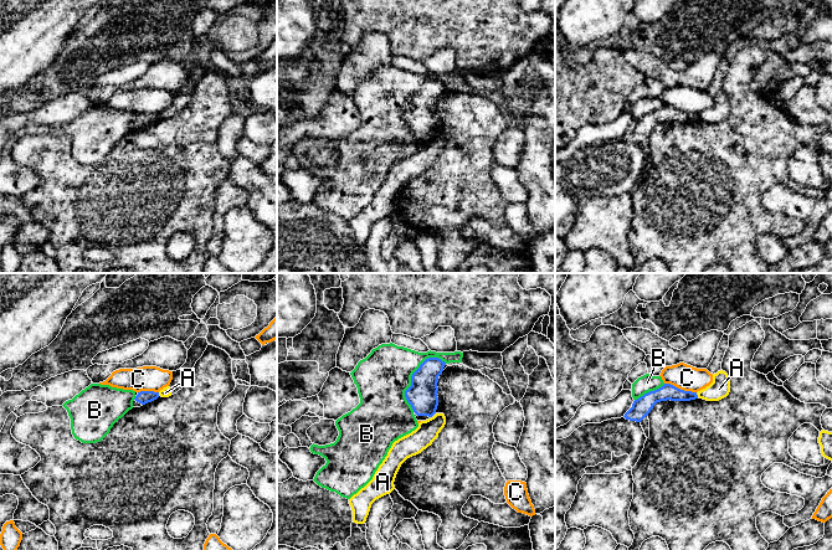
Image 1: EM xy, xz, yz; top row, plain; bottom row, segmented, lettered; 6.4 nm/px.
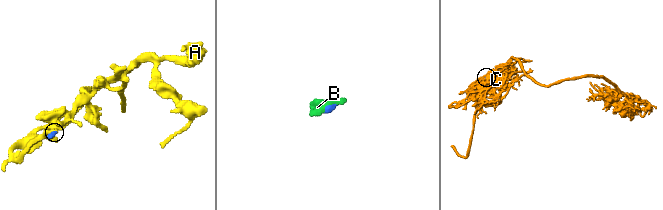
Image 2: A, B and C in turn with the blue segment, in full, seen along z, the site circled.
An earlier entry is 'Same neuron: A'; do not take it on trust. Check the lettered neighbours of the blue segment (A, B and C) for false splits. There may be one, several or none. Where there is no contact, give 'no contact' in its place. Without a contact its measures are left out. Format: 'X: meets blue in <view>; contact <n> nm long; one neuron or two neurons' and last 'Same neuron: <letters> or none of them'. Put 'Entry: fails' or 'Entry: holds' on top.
Entry: fails
A: meets blue in yz; contact 40 nm long; two neurons
B: meets blue in xz; contact 400 nm long; two neurons
C: meets blue in yz; contact 220 nm long; two neurons
Same neuron: none of them

